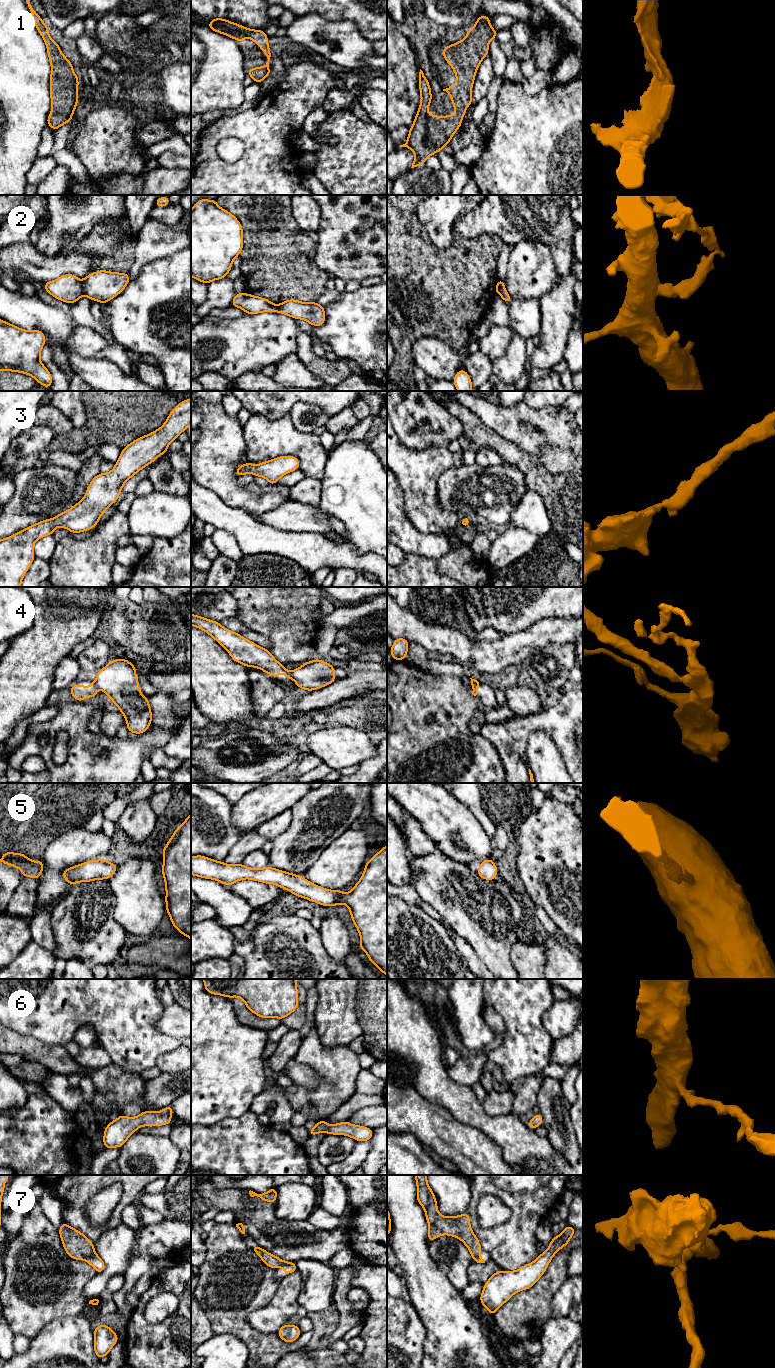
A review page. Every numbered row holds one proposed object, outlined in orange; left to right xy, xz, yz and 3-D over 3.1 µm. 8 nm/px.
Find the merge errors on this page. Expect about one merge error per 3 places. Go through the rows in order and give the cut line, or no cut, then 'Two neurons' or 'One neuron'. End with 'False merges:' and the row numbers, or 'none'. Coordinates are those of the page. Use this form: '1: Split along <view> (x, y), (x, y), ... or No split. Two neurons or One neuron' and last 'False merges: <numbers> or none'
1: No split. One neuron
2: Split along xy (80, 280), (84, 294). Two neurons
3: No split. One neuron
4: Split along xz (290, 671), (292, 677). Two neurons
5: No split. One neuron
6: No split. One neuron
7: Split along xy (94, 1252), (83, 1259). Two neurons
False merges: 2, 4, 7

